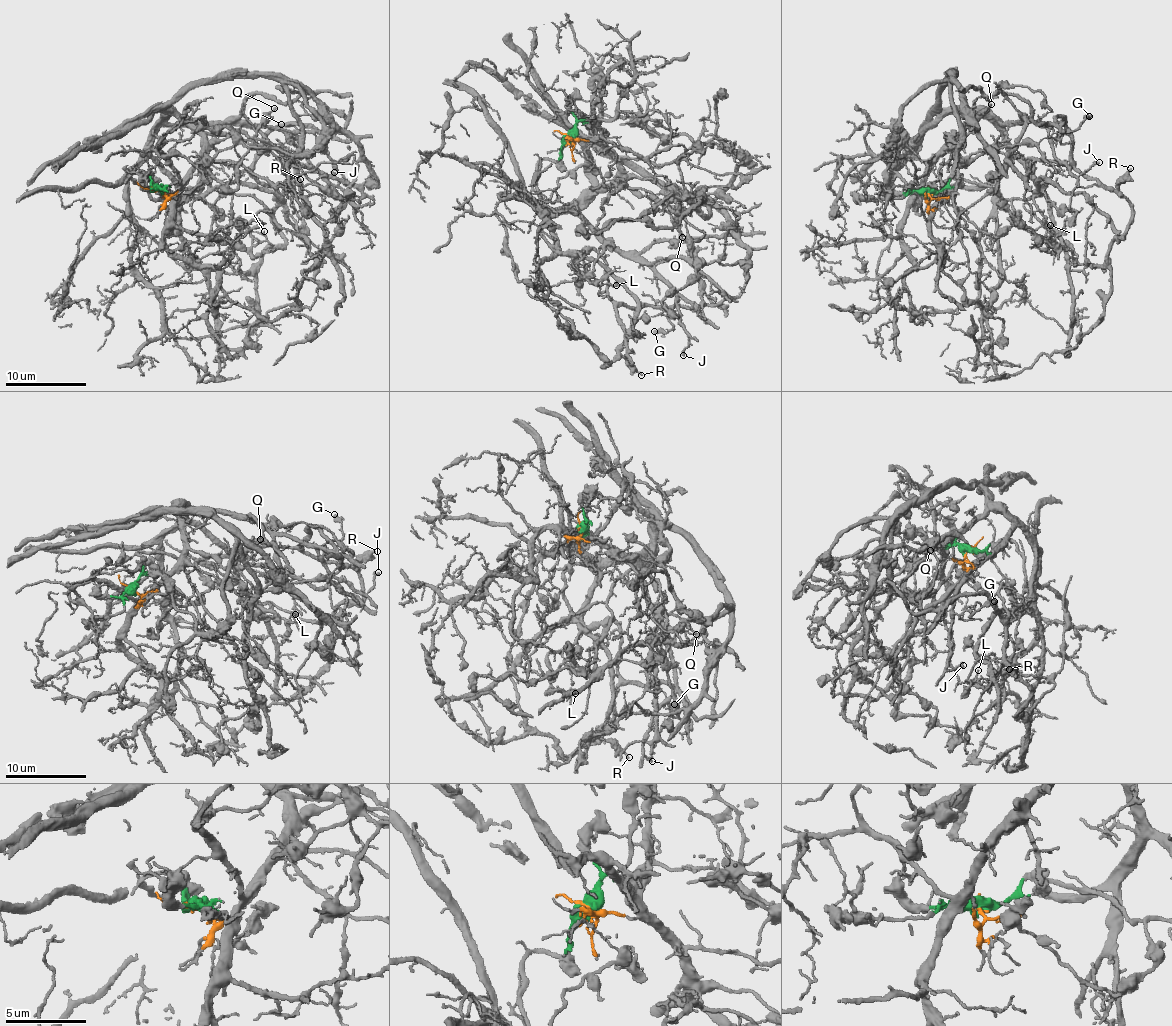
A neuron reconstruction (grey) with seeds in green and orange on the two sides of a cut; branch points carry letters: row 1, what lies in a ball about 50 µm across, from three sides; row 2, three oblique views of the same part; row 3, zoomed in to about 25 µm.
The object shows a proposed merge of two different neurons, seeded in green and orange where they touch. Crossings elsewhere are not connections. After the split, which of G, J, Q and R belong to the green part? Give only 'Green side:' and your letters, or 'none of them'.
Green side: R

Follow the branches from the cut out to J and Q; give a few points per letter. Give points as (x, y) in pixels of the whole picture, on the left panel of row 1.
J: (156, 189), (181, 187), (204, 142), (174, 113), (172, 124), (288, 129), (339, 185), (335, 172)
Q: (156, 189), (167, 197), (179, 189), (186, 173), (200, 159), (207, 136), (242, 132), (252, 136), (274, 107)

